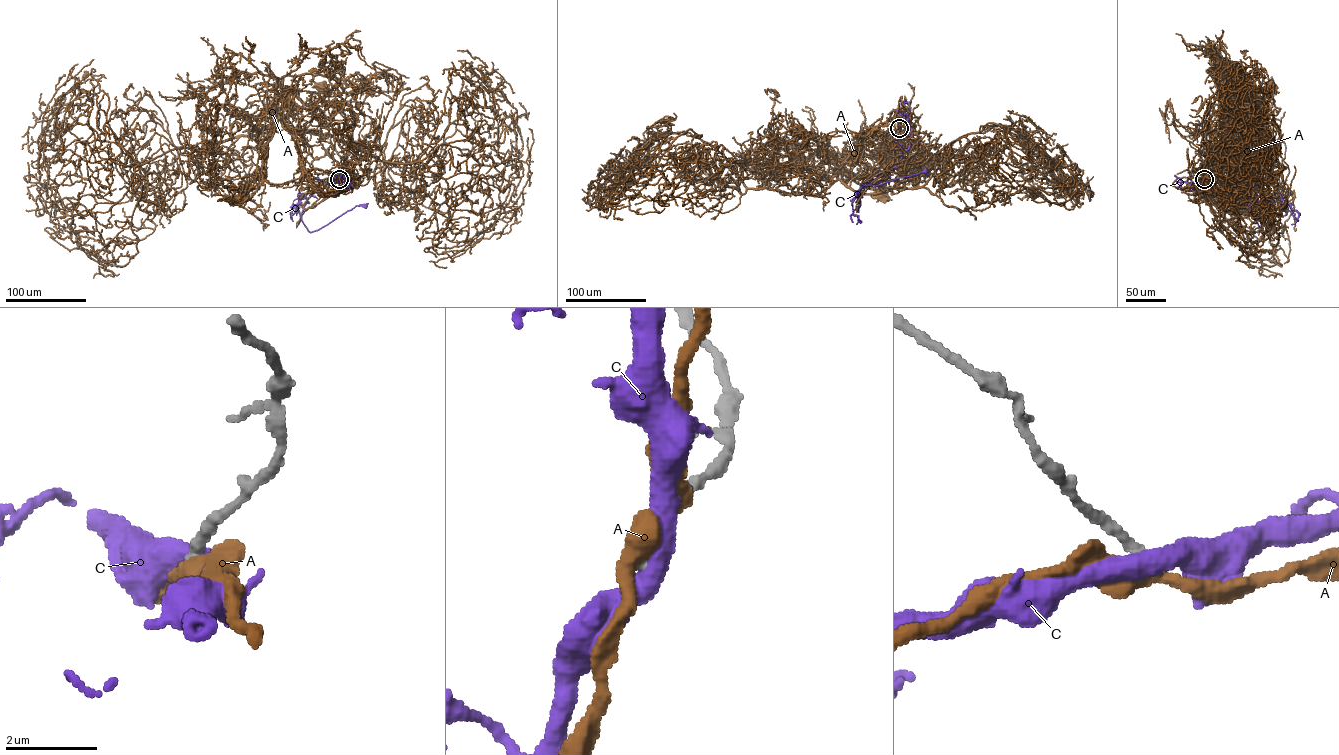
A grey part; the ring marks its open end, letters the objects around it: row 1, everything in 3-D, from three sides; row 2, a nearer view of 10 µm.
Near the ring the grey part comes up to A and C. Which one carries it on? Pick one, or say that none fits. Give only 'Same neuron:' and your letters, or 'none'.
Same neuron: none

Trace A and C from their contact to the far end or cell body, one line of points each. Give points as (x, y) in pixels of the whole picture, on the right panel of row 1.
A: (1204, 179), (1184, 189), (1202, 194), (1226, 131), (1249, 117), (1244, 91), (1257, 107), (1272, 87)
C: (1204, 179), (1229, 175), (1237, 181), (1252, 184), (1258, 200), (1261, 232), (1251, 206), (1246, 206)

